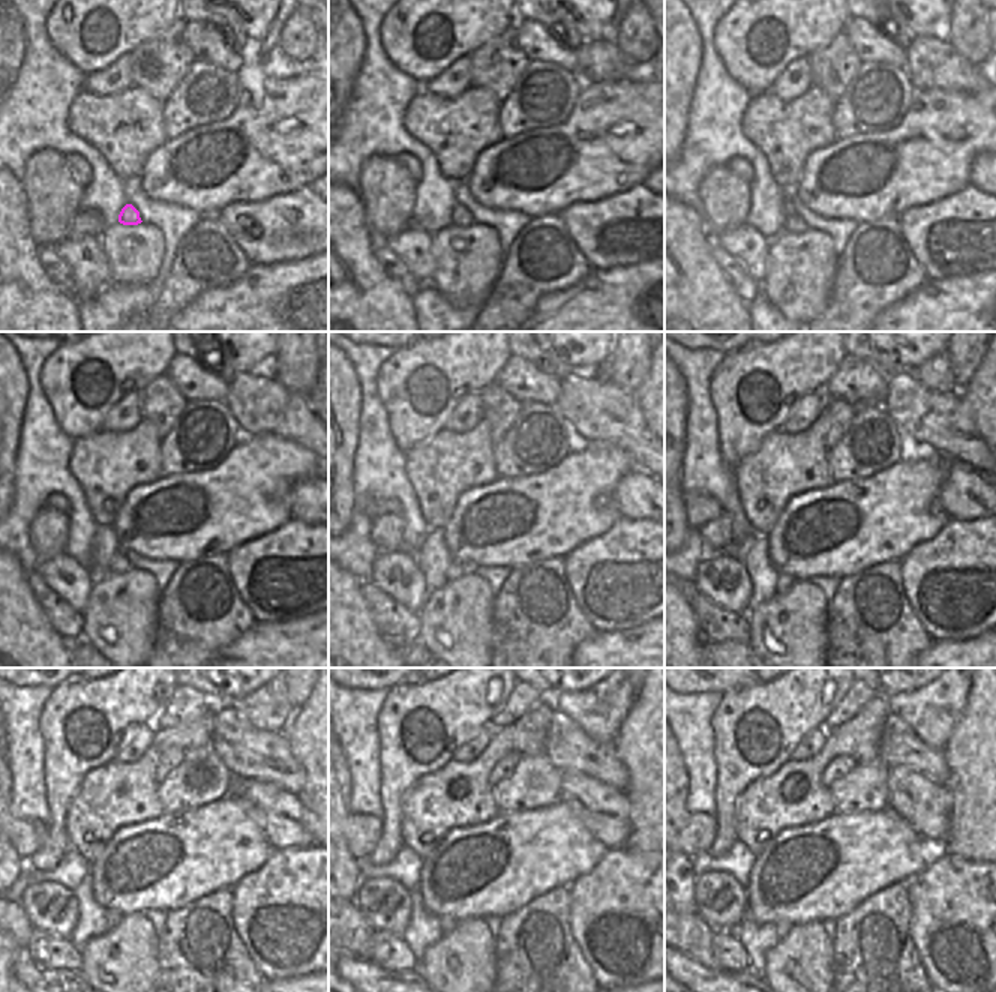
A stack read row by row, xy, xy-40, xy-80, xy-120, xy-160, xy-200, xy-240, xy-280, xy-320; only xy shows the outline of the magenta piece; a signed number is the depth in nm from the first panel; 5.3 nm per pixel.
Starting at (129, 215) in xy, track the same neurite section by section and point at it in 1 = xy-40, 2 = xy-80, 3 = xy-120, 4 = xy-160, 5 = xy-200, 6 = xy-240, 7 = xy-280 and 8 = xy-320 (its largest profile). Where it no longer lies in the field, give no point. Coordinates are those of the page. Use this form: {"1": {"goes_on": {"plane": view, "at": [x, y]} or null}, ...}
{"1": {"goes_on": {"plane": "xy-40", "at": [461, 216]}}, "2": {"goes_on": {"plane": "xy-80", "at": [795, 224]}}, "3": {"goes_on": {"plane": "xy-120", "at": [120, 565]}}, "4": {"goes_on": {"plane": "xy-160", "at": [455, 569]}}, "5": {"goes_on": {"plane": "xy-200", "at": [785, 581]}}, "6": {"goes_on": {"plane": "xy-240", "at": [113, 919]}}, "7": {"goes_on": {"plane": "xy-280", "at": [446, 923]}}, "8": {"goes_on": {"plane": "xy-320", "at": [783, 928]}}}

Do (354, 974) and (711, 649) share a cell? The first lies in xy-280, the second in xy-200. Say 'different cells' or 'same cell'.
same cell

